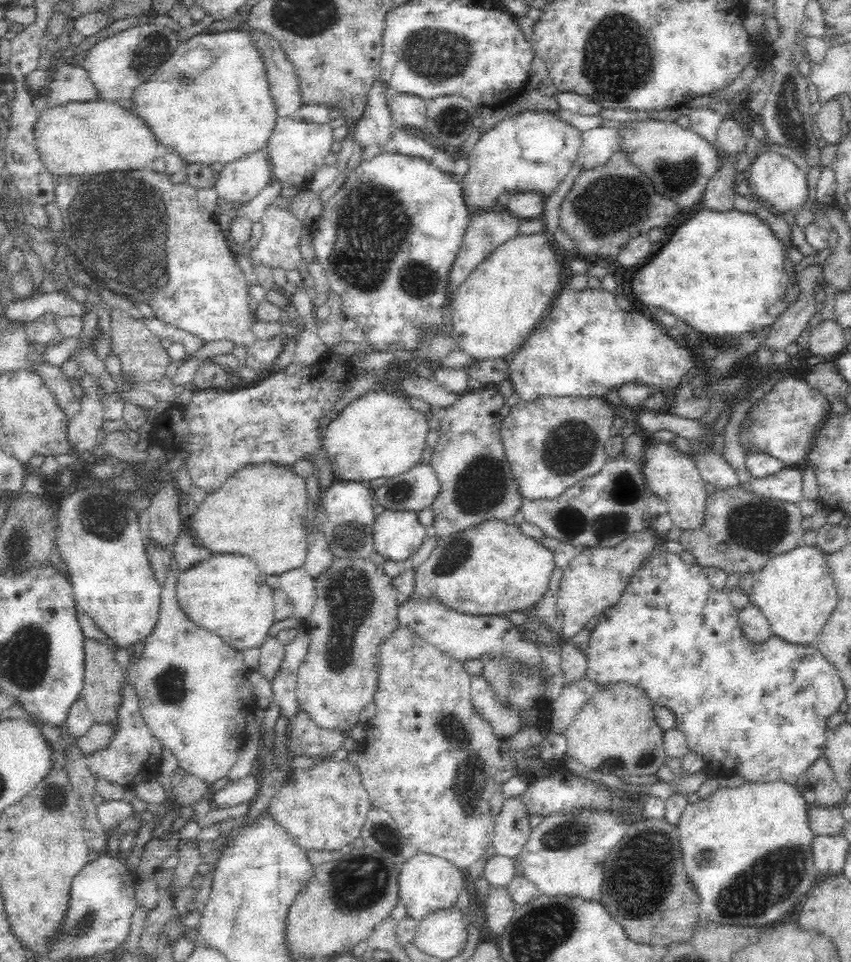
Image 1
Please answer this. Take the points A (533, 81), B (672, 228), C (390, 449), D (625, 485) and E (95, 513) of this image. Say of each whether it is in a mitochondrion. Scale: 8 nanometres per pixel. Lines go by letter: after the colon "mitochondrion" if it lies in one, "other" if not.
A: other
B: other
C: other
D: mitochondrion
E: mitochondrion

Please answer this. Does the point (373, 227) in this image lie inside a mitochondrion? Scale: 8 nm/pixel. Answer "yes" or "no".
yes

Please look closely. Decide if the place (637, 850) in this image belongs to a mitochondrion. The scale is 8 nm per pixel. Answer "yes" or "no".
yes

